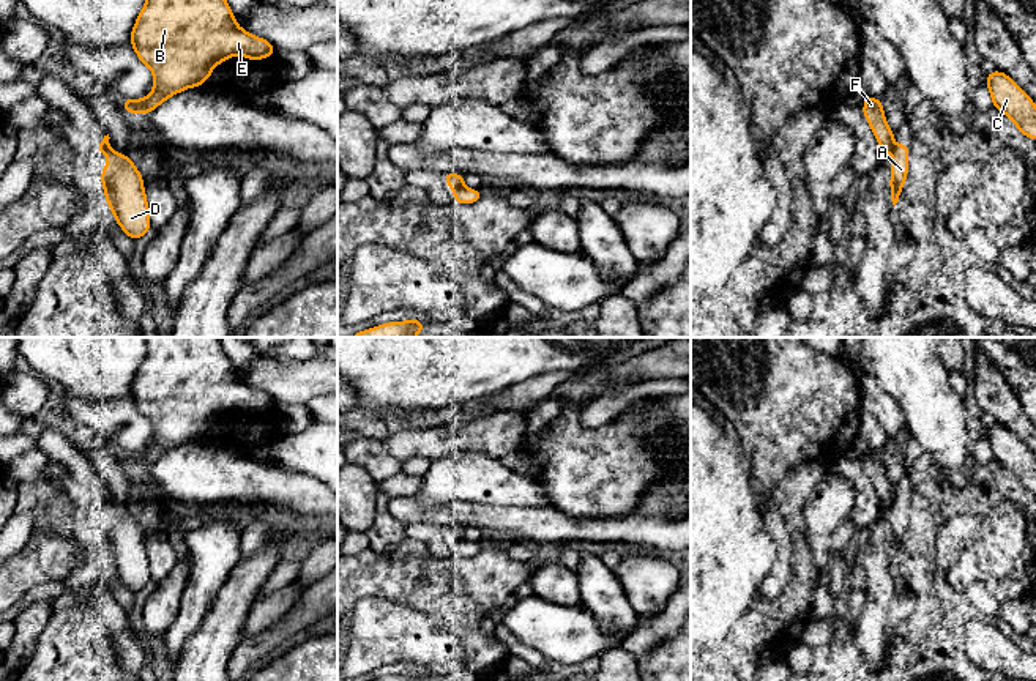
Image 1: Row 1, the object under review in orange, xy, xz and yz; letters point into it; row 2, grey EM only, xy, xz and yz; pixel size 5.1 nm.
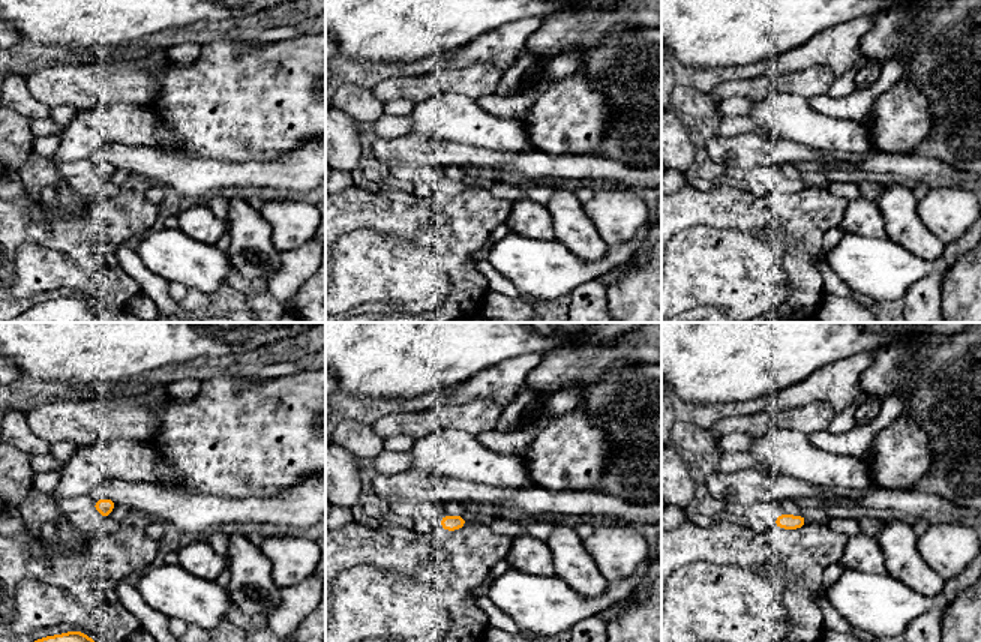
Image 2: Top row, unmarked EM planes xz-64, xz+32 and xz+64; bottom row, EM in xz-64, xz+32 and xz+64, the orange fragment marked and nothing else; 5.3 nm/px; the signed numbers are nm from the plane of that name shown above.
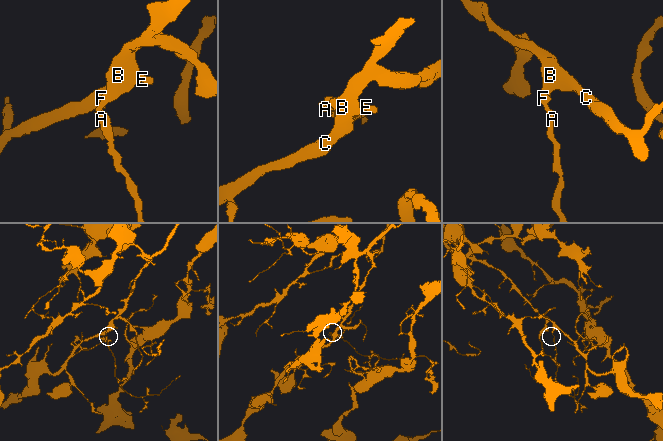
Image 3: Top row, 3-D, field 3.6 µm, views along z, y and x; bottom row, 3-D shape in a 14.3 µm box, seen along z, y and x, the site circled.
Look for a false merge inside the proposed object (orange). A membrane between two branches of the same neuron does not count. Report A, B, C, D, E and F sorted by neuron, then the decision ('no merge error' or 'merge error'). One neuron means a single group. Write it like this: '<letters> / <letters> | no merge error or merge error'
A D / B C E F | merge error

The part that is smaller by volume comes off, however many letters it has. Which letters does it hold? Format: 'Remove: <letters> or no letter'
Remove: A, D

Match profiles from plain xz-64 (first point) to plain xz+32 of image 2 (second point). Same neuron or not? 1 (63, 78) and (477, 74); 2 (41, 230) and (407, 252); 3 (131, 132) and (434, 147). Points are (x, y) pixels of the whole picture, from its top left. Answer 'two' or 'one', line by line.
1: one
2: two
3: two

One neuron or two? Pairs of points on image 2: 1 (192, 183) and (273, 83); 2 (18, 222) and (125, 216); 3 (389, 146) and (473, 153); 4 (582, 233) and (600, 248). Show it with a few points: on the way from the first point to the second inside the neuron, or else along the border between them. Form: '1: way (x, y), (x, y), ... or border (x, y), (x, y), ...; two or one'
1: border (177, 152), (186, 158), (246, 162); two
2: way (45, 227), (98, 227); one
3: way (410, 152), (452, 153); one
4: way (587, 237), (596, 246); one

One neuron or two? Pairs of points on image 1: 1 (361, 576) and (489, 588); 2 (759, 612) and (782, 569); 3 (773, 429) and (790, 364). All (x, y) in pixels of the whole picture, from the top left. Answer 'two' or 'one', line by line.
1: one
2: two
3: one

